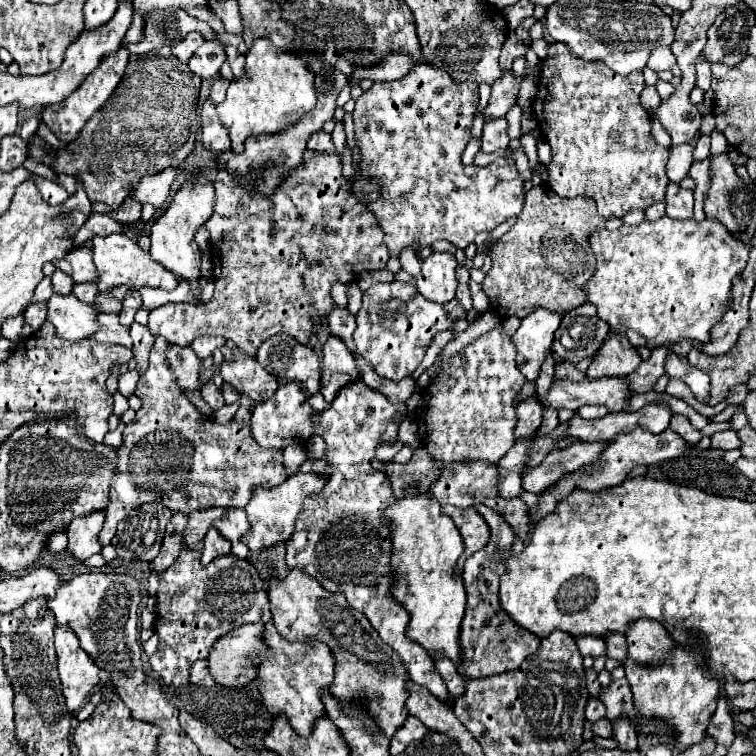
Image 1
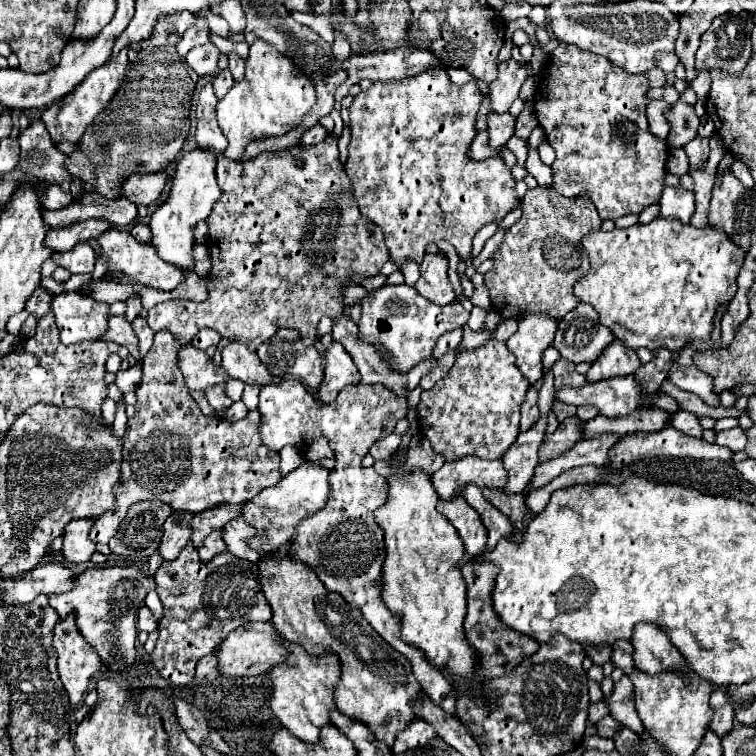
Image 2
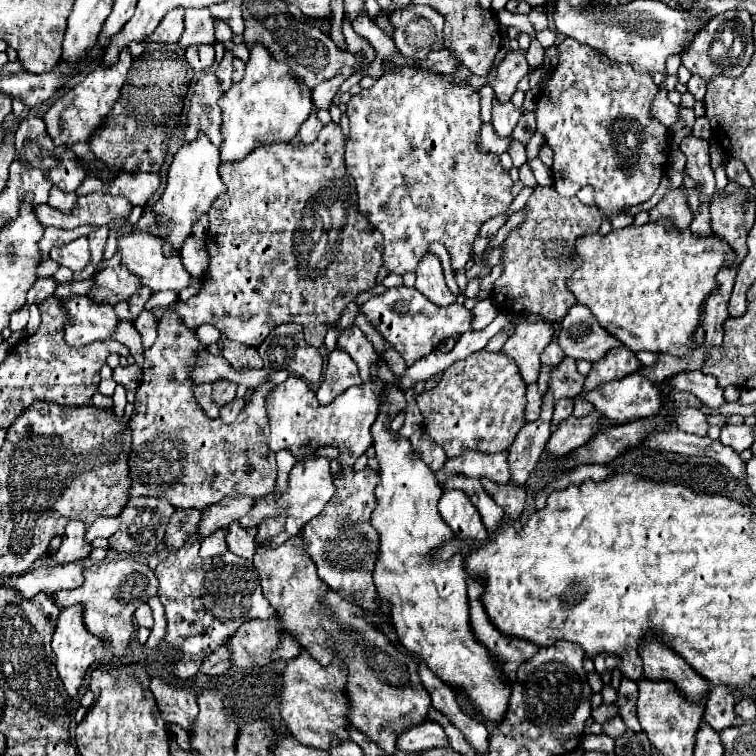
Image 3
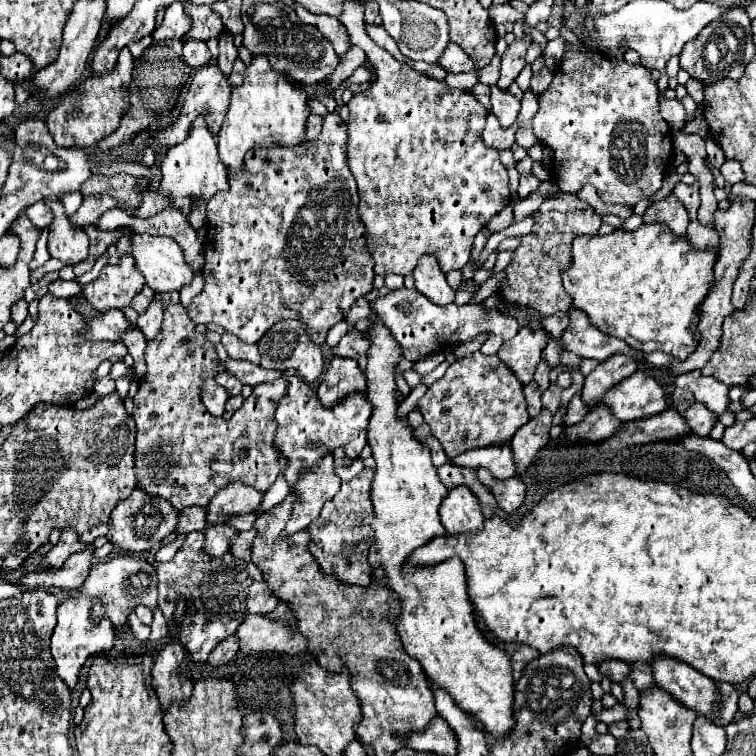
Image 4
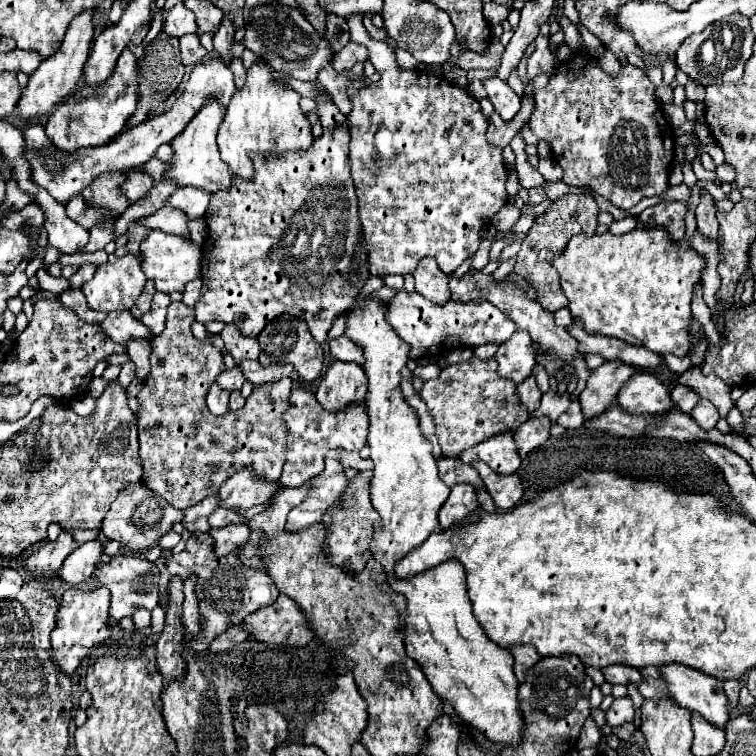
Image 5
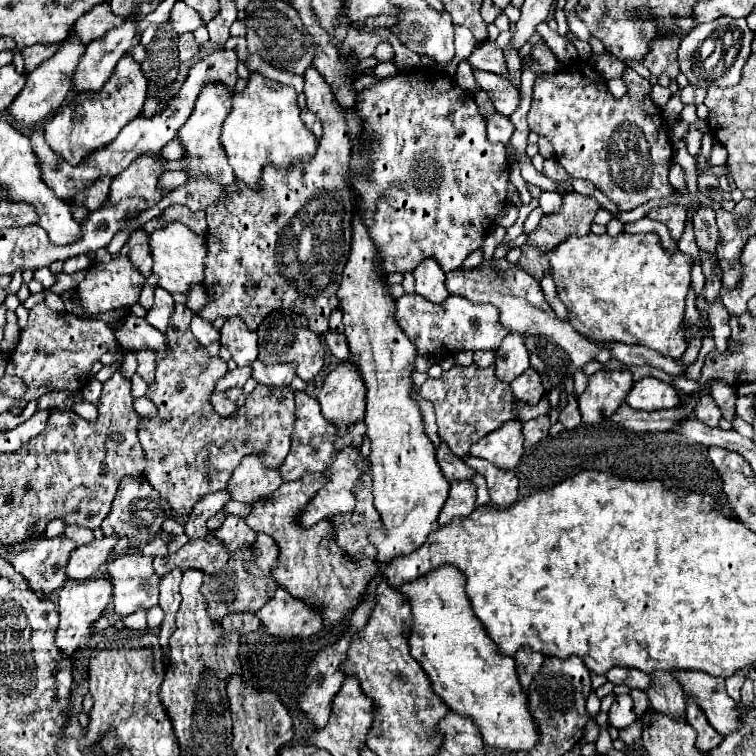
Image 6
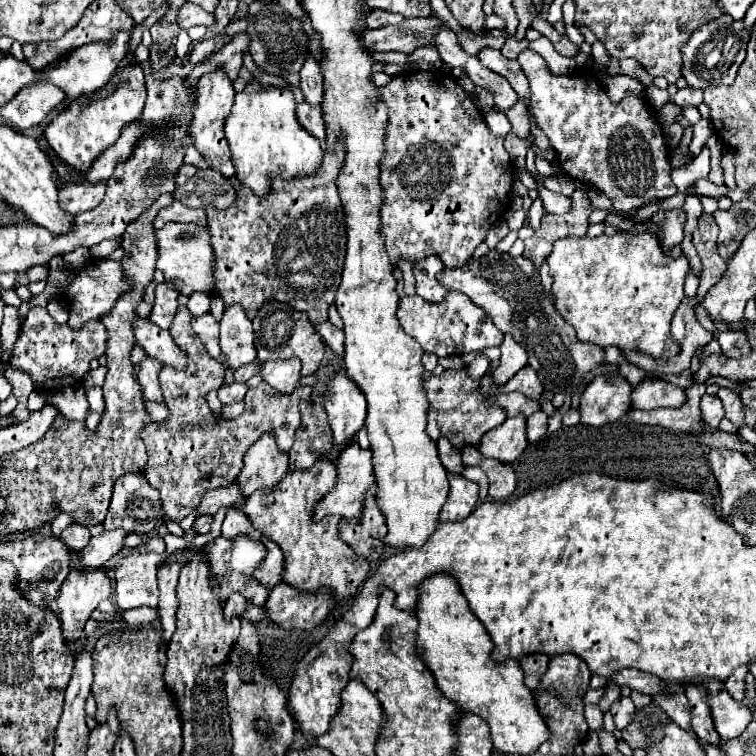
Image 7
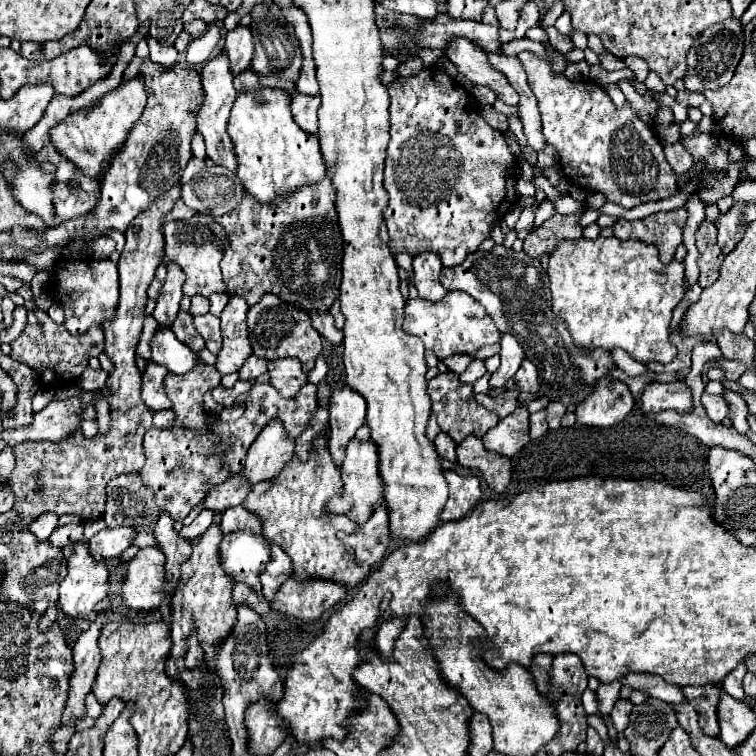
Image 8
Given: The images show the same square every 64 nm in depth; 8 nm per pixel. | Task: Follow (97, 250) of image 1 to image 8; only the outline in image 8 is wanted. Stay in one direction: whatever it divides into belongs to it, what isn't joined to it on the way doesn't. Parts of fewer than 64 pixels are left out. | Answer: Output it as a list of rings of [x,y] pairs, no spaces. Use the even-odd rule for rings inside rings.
[[[194,214],[188,220],[172,220],[162,226],[164,232],[164,260],[172,260],[182,266],[186,272],[186,284],[184,284],[184,294],[194,296],[210,296],[214,292],[226,292],[224,290],[224,280],[220,272],[220,260],[224,256],[224,250],[220,248],[220,242],[224,238],[224,230],[220,224],[210,214]]]

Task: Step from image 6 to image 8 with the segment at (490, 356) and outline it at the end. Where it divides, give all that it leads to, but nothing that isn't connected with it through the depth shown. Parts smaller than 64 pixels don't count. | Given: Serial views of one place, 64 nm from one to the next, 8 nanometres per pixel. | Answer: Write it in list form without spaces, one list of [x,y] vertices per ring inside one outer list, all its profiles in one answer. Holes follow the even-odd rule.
[[[474,360],[458,378],[460,378],[460,382],[464,382],[464,384],[472,384],[474,380],[478,380],[478,378],[484,376],[484,374],[486,374],[484,362],[482,362],[482,360]]]

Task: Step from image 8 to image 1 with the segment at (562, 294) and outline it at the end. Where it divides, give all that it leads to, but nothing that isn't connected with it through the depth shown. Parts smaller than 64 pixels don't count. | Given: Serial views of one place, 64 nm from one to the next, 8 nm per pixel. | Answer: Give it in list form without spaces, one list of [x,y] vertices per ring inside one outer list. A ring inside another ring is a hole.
[[[662,216],[656,222],[642,222],[642,224],[634,226],[634,228],[622,228],[616,234],[612,234],[612,232],[594,232],[588,238],[588,242],[590,242],[590,248],[592,248],[594,256],[596,256],[596,272],[594,272],[592,280],[588,280],[588,286],[584,286],[588,302],[598,308],[600,320],[604,320],[610,326],[610,330],[628,336],[628,340],[634,344],[634,348],[646,346],[650,350],[654,350],[658,346],[664,346],[664,344],[672,346],[672,344],[682,342],[682,340],[708,342],[710,328],[716,322],[720,322],[720,316],[724,316],[724,312],[728,310],[728,300],[730,300],[730,292],[732,292],[732,280],[734,280],[734,276],[738,276],[740,270],[744,270],[746,260],[748,260],[748,252],[750,252],[750,244],[744,244],[744,242],[736,240],[722,224],[716,224],[716,220],[708,220],[708,218],[702,220],[702,222],[696,222],[696,220],[680,222],[680,220],[672,220],[668,216]]]

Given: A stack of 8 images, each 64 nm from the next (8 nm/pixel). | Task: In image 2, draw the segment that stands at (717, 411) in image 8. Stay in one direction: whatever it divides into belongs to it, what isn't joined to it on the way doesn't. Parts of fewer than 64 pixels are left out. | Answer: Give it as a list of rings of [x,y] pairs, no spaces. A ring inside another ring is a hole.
[[[678,410],[674,416],[672,416],[672,426],[688,436],[696,436],[696,438],[702,438],[702,432],[704,428],[700,426],[700,418],[694,414],[694,412],[686,412],[686,410]]]

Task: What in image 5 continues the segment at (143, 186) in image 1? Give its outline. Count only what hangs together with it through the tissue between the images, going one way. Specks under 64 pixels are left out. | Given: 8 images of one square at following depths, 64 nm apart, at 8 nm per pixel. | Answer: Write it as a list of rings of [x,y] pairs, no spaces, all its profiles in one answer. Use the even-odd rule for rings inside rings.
[[[106,172],[102,176],[102,182],[96,180],[94,184],[94,196],[92,196],[93,184],[82,191],[82,196],[92,208],[104,208],[114,212],[124,212],[128,208],[128,200],[120,192],[120,184],[124,182],[124,174],[118,172]]]

